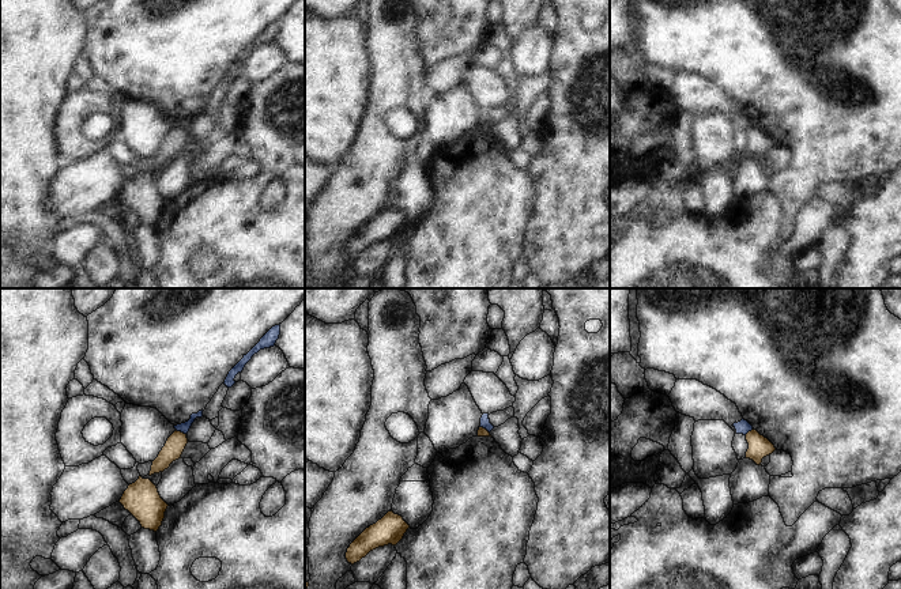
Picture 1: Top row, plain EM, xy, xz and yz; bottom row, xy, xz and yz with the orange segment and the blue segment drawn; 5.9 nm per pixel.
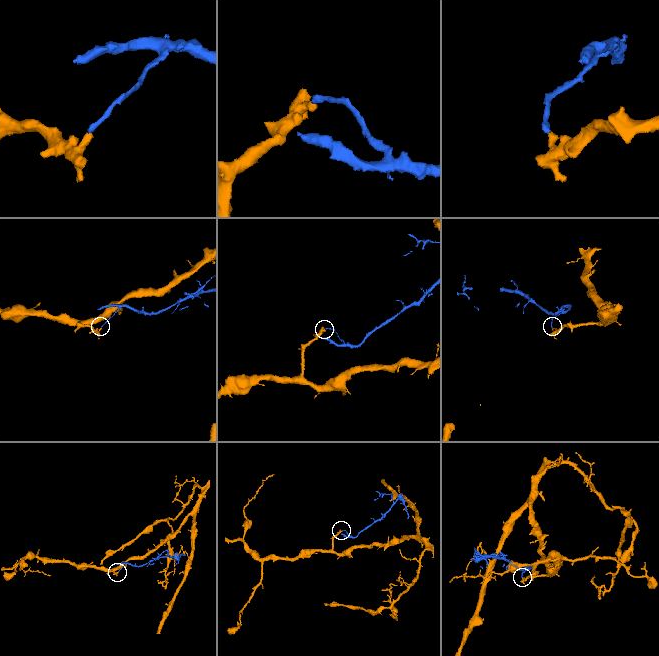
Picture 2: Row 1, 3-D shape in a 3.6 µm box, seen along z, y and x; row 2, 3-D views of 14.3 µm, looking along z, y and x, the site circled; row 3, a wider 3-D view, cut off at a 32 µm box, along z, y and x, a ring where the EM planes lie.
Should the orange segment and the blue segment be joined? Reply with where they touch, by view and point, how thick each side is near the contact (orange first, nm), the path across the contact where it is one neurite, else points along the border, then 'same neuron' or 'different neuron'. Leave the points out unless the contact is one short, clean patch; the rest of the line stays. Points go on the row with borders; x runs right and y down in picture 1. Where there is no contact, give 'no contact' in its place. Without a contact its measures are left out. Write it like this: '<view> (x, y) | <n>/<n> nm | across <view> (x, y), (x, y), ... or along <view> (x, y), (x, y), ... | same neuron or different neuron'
xy (180, 431) | 120/60 nm | along xy (176, 429), (185, 434) | different neuron

